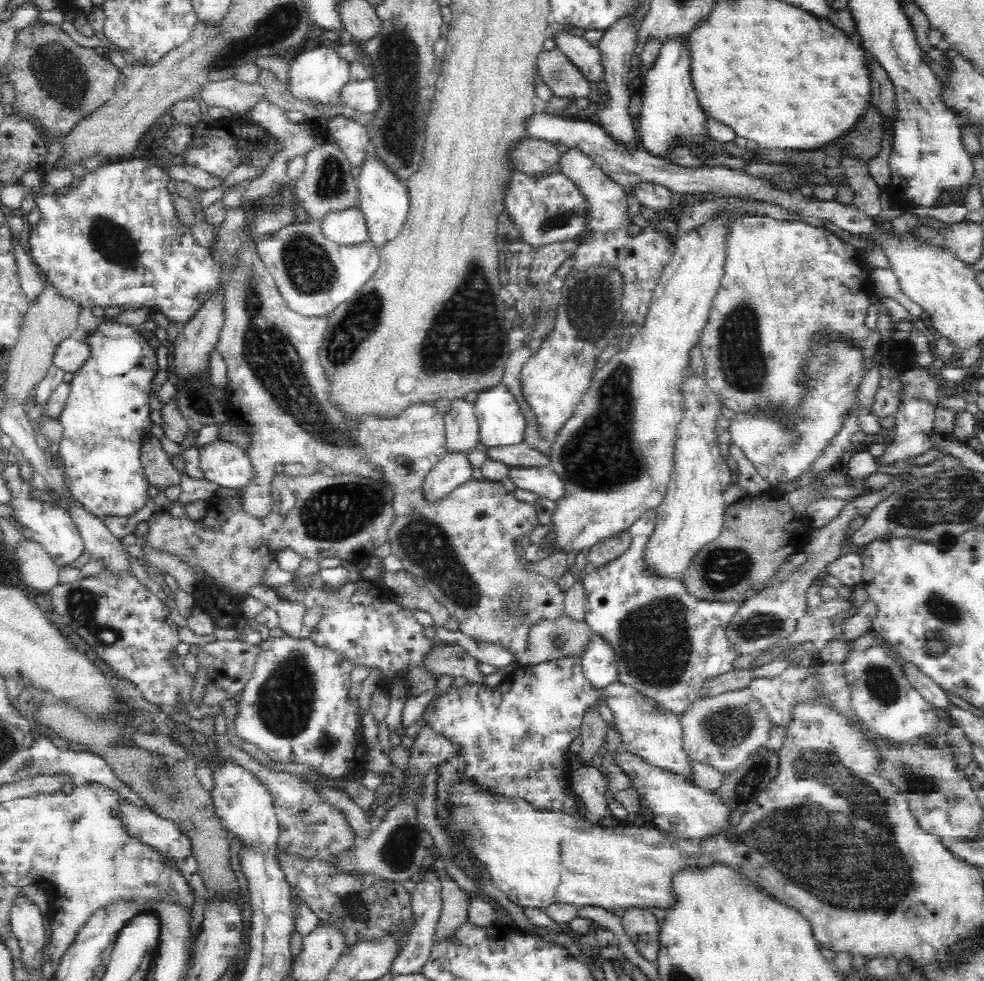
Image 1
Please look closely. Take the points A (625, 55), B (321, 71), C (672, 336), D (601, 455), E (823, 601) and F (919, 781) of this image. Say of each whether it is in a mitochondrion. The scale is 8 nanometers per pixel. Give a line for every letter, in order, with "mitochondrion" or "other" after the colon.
A: other
B: other
C: other
D: mitochondrion
E: other
F: mitochondrion

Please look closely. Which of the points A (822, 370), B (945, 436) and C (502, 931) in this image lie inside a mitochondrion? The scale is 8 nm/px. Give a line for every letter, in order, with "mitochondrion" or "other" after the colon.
A: mitochondrion
B: other
C: other

